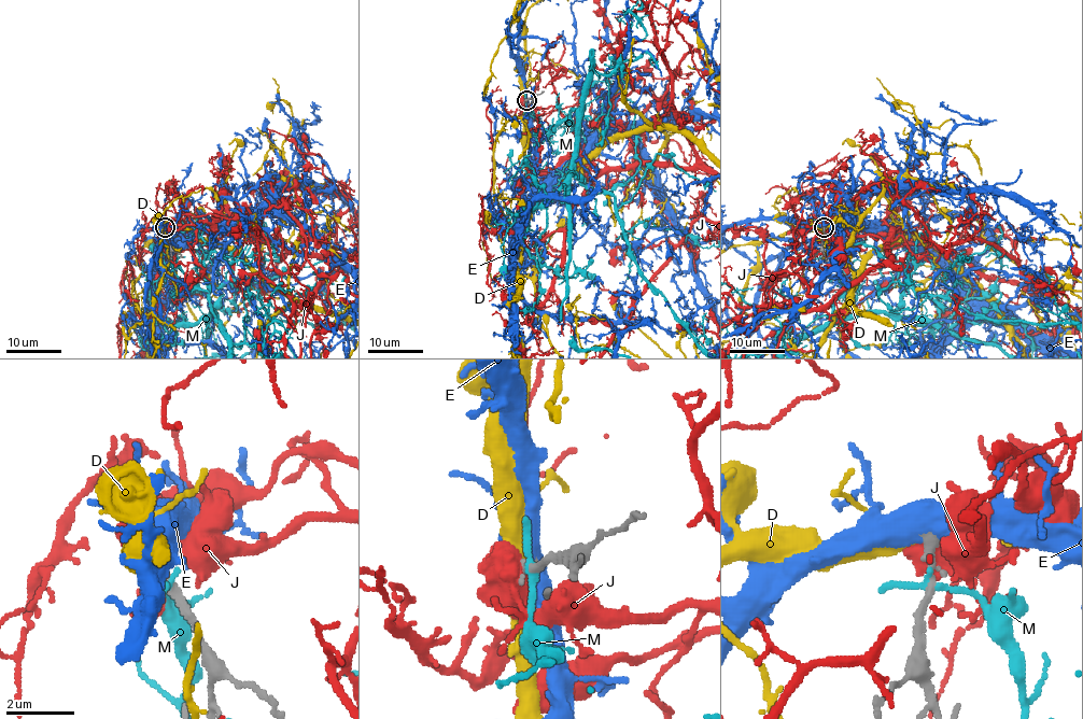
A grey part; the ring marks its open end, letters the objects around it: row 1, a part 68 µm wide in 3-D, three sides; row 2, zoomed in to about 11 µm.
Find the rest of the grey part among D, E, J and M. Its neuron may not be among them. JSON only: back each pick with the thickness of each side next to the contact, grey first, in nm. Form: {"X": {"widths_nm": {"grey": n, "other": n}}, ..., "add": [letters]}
{"E": {"widths_nm": {"grey": 300, "other": 600}}, "add": ["E"]}

